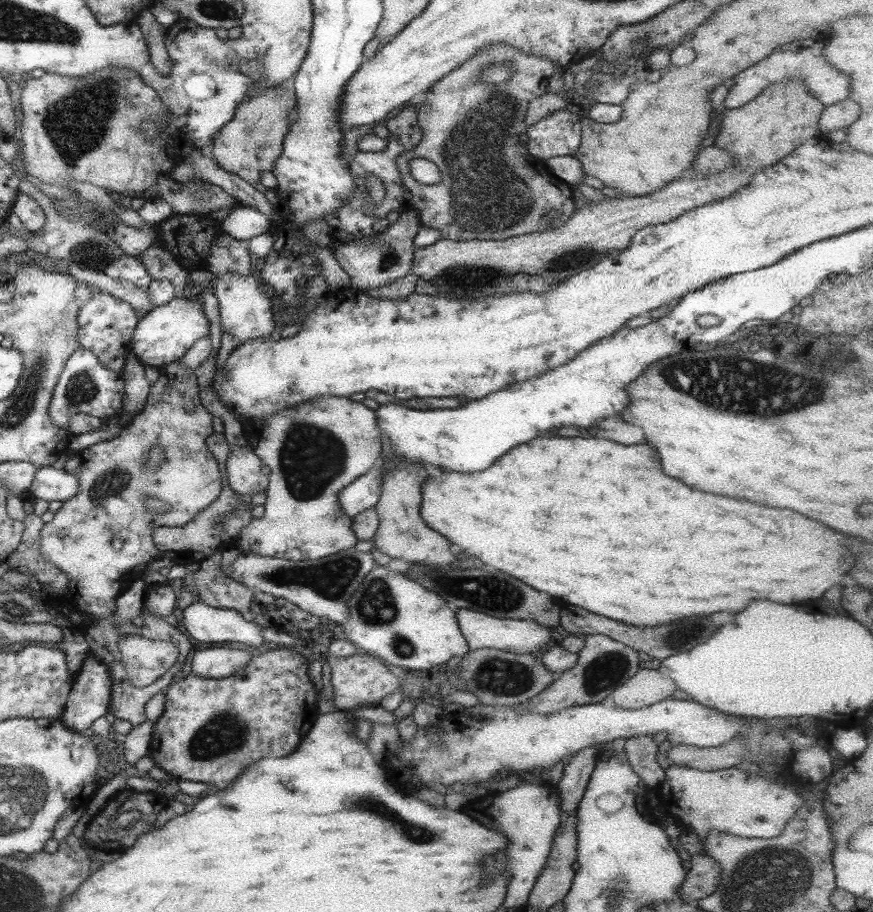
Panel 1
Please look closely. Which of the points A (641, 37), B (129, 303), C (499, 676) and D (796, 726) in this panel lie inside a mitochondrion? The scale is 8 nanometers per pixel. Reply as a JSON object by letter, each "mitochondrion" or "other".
{"A":"mitochondrion","B":"other","C":"mitochondrion","D":"other"}

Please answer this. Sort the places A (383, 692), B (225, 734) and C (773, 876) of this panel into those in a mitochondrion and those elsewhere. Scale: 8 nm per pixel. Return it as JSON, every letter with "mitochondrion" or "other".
{"A":"other","B":"mitochondrion","C":"mitochondrion"}

